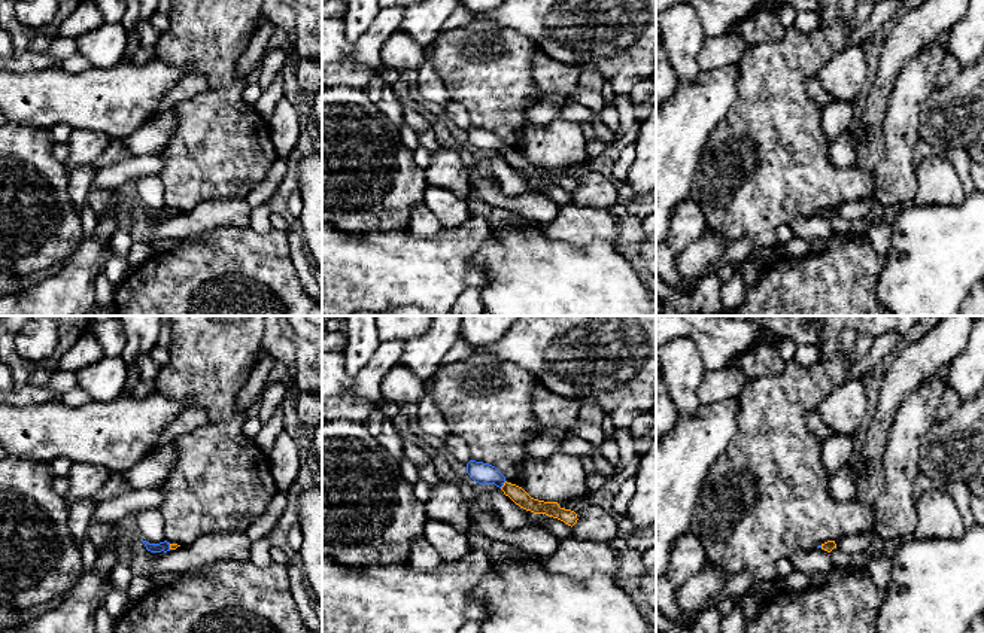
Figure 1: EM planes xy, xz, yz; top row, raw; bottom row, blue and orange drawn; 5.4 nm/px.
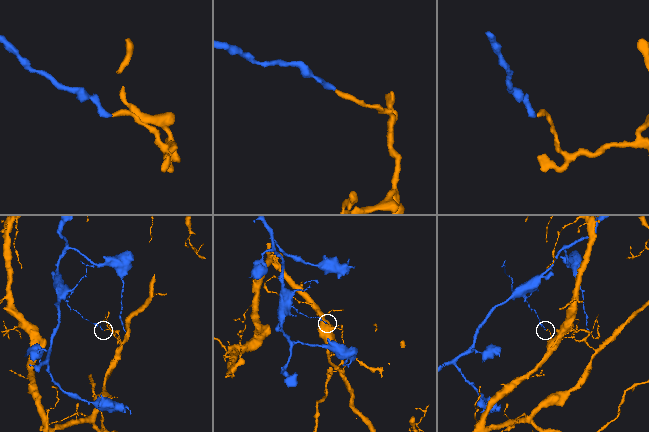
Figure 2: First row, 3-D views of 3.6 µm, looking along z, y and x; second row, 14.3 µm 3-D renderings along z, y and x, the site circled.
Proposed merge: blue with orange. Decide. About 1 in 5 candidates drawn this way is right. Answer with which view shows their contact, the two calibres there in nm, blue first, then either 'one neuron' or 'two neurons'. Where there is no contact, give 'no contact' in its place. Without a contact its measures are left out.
meets blue in xz; 110 nm thick on the blue side, 90 nm on the other; two neurons

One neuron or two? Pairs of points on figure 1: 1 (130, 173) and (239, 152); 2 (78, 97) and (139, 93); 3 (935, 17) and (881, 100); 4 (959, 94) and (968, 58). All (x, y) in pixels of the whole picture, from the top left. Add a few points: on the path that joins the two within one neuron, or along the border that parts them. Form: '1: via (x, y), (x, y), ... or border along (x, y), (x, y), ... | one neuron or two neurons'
1: border along (157, 154), (163, 160), (160, 175) | two neurons
2: via (93, 97), (97, 94), (124, 94) | one neuron
3: via (914, 36), (892, 58), (886, 79) | one neuron
4: border along (968, 67), (962, 70) | two neurons

